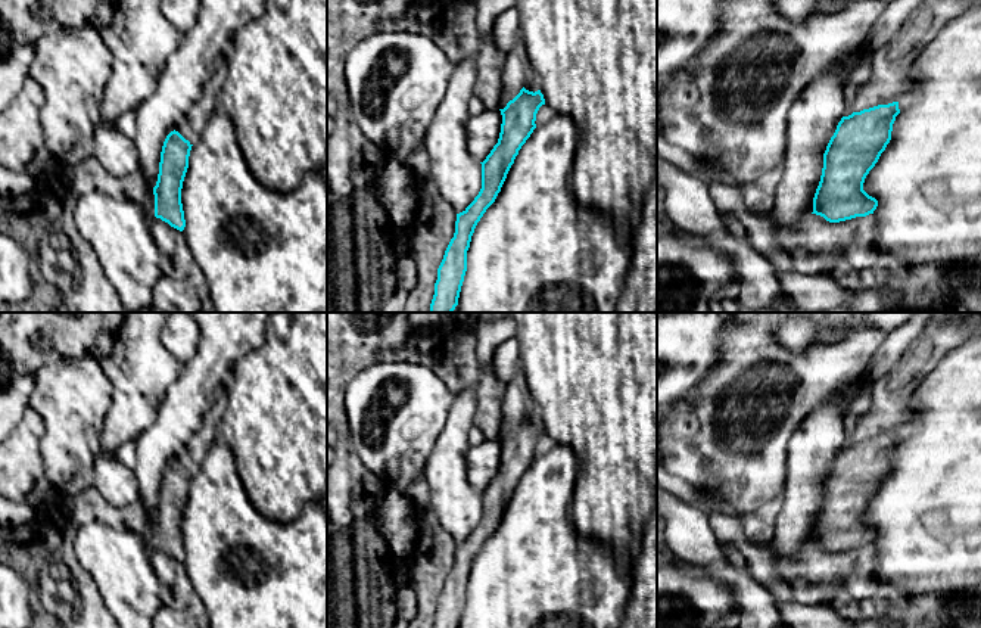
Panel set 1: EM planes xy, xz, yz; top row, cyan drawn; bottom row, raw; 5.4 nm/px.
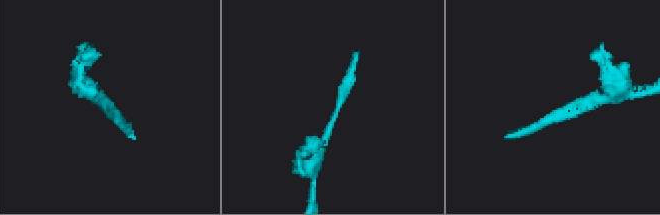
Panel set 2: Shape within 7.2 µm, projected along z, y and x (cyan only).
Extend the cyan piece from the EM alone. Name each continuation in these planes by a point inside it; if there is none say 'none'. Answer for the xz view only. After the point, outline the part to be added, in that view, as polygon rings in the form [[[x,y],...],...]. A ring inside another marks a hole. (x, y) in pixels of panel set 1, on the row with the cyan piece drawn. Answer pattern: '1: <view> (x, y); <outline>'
none

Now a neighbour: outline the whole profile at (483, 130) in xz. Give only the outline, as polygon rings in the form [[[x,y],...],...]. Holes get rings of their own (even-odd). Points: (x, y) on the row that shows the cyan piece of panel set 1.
[[[485,109],[482,114],[470,116],[467,124],[467,149],[477,162],[483,162],[498,143],[501,124],[502,115],[499,109]]]

